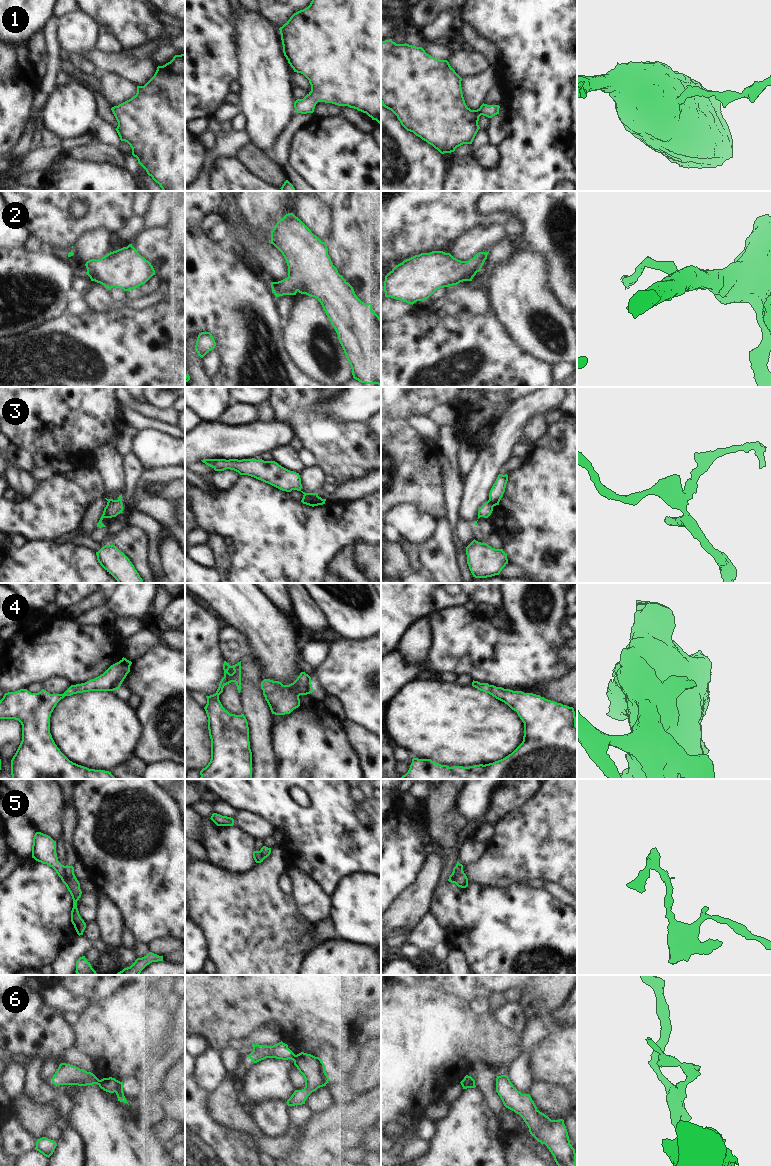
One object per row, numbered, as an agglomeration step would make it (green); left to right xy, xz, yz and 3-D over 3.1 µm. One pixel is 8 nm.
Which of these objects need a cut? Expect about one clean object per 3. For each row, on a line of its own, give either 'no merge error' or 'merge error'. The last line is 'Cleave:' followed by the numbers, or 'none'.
1: no merge error
2: no merge error
3: merge error
4: no merge error
5: merge error
6: merge error
Cleave: 3, 5, 6

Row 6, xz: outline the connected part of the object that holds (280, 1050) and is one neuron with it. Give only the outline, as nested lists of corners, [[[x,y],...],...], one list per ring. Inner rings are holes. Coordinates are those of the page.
[[[282,1041],[273,1045],[265,1046],[252,1044],[253,1051],[248,1055],[252,1062],[257,1063],[266,1058],[276,1058],[282,1060],[294,1060],[296,1055]]]

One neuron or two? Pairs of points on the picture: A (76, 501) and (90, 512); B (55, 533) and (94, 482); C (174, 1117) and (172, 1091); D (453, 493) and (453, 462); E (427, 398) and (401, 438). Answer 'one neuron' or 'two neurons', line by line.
A: two neurons
B: one neuron
C: one neuron
D: one neuron
E: two neurons

